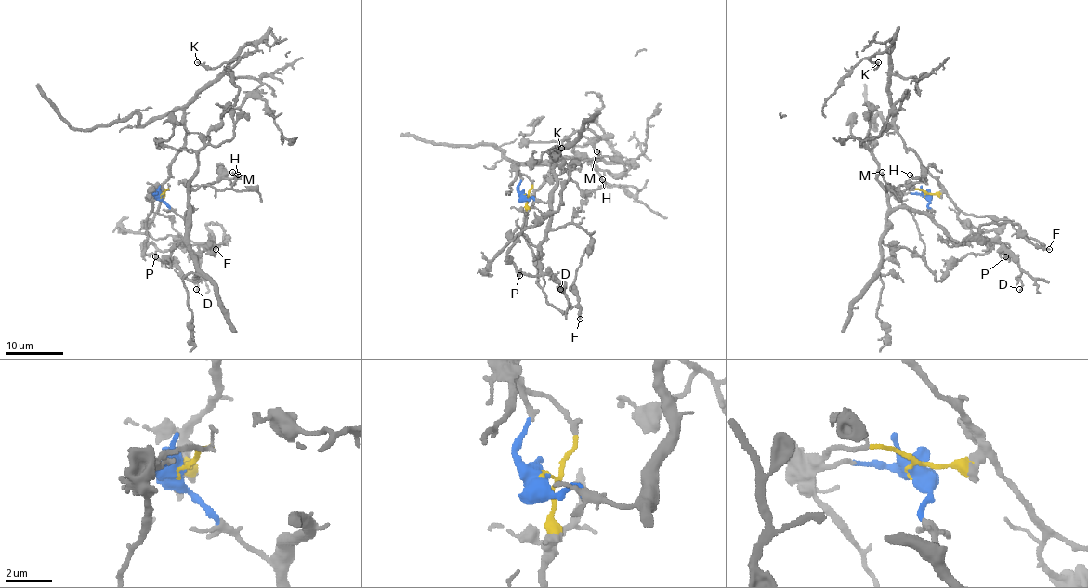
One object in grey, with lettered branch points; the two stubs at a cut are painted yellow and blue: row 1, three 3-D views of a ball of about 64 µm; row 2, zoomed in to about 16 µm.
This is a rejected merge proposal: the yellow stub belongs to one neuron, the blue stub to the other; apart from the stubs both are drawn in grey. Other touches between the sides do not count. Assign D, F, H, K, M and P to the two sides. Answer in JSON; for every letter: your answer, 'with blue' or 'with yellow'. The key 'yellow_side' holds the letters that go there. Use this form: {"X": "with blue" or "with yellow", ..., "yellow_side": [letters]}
{"D": "with blue", "F": "with blue", "H": "with blue", "K": "with yellow", "M": "with blue", "P": "with blue", "yellow_side": ["K"]}

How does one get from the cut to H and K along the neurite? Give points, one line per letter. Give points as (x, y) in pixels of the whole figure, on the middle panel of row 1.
H: (523, 194), (526, 198), (546, 201), (556, 184), (553, 159), (584, 192), (597, 189), (604, 184), (602, 179)
K: (525, 194), (526, 211), (548, 175), (548, 163), (620, 159), (602, 138), (561, 149)

